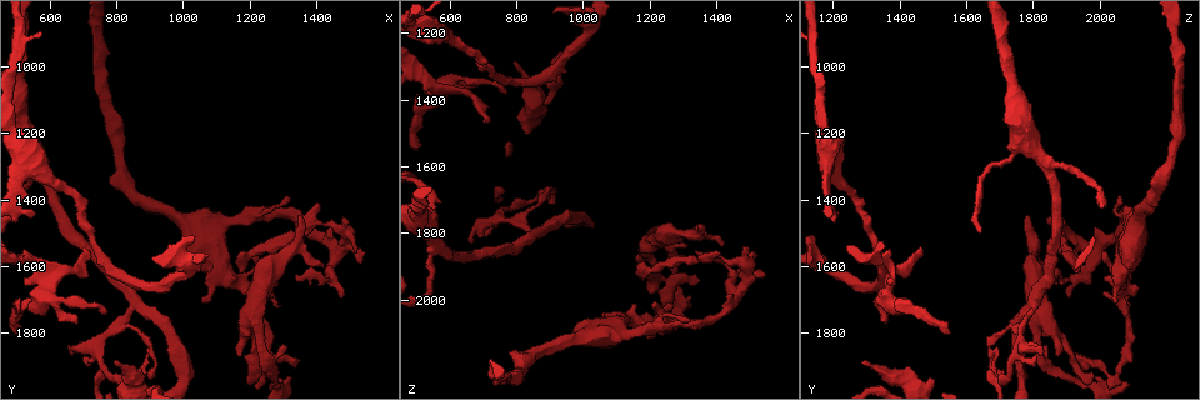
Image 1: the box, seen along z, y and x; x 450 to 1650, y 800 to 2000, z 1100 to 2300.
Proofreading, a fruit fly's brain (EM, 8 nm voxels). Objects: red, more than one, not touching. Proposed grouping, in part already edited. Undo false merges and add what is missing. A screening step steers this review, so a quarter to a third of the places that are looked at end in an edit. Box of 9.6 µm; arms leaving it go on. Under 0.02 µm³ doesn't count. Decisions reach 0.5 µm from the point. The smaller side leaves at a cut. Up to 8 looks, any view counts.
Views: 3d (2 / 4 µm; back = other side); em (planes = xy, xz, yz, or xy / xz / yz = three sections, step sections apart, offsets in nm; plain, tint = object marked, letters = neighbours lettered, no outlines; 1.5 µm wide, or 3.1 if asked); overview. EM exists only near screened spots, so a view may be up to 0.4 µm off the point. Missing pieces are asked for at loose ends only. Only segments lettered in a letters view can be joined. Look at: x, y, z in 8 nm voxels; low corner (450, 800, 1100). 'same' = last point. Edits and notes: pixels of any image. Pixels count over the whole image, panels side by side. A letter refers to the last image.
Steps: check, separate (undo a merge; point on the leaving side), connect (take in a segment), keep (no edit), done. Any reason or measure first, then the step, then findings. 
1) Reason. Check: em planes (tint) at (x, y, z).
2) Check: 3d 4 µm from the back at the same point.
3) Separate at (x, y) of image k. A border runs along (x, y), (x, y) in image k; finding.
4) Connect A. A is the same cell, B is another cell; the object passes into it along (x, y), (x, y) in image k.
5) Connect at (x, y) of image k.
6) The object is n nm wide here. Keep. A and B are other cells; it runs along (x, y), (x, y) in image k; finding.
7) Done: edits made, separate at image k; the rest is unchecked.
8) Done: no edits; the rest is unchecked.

Closes a loop. Check: 3d 4 µm at (910, 1870, 1670).

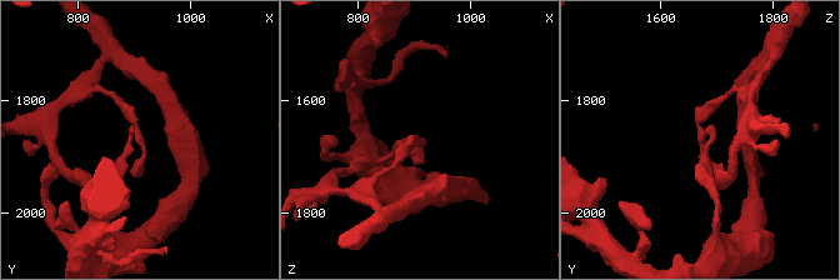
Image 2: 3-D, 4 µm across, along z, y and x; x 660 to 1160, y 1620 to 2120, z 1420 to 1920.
Now the EM. Check: em xy step 4 (tint) at (910, 1875, 1675).

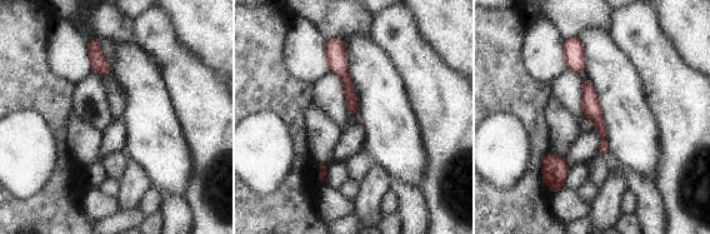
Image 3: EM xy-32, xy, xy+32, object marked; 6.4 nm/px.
Check: em planes (letters) at the same point.

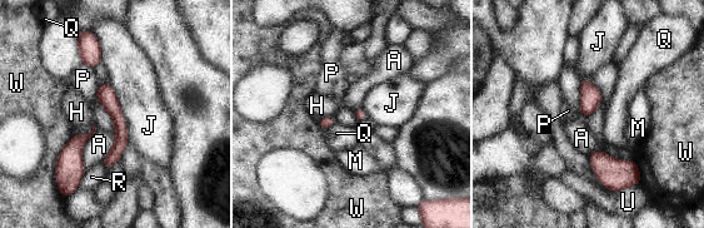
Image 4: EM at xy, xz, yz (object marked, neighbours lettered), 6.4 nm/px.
Keep. A, H, J, M, P, Q, R, U and W are other cells; a border runs along (108, 82), (120, 107), (129, 142) in image 4; continuous, no second neuron.

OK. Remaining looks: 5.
Sharp bend. Check: em xz step 8 (letters) at (1260, 1890, 1960).

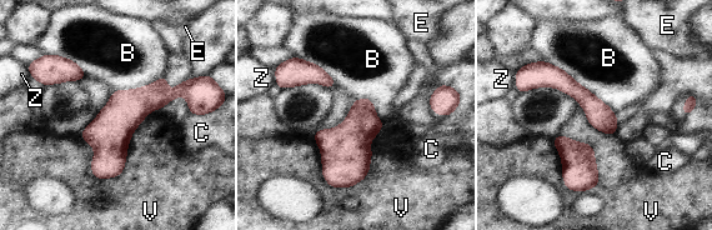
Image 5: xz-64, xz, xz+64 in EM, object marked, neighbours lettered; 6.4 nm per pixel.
Separate at (372, 125) of image 5. B, C, E, V and Z are other cells; two neurons meet here.

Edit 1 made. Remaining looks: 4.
Check: overview.

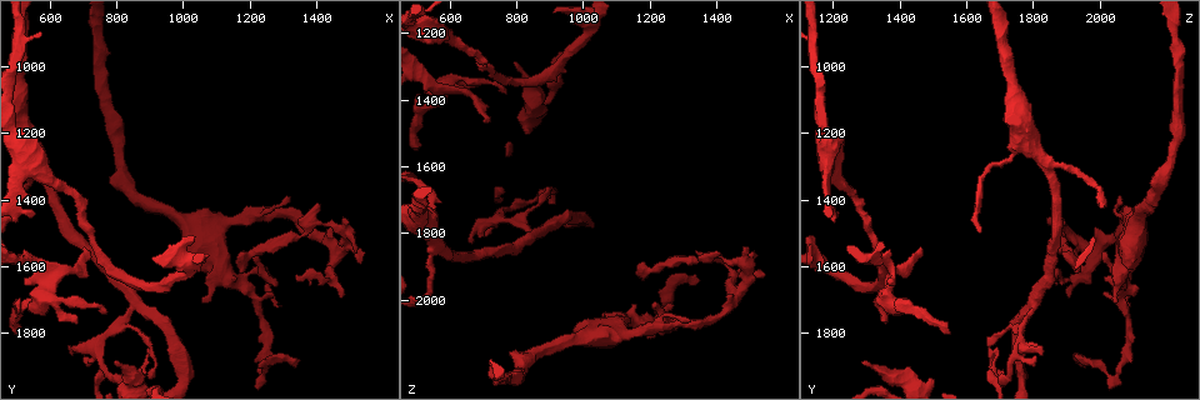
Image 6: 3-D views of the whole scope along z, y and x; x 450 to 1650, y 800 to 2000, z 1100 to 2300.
Free end. Check: em planes (letters) at (700, 1870, 1810).

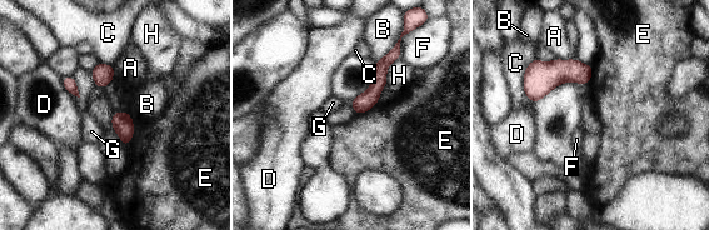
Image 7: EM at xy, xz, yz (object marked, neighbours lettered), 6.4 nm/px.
Keep. A, B, C, D, E, F, G and H are other cells; a border runs along (133, 119), (133, 138), (126, 148) in image 7; none of them fits.

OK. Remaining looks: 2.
Done: edits made, separate at image 5; the rest is unchecked.

